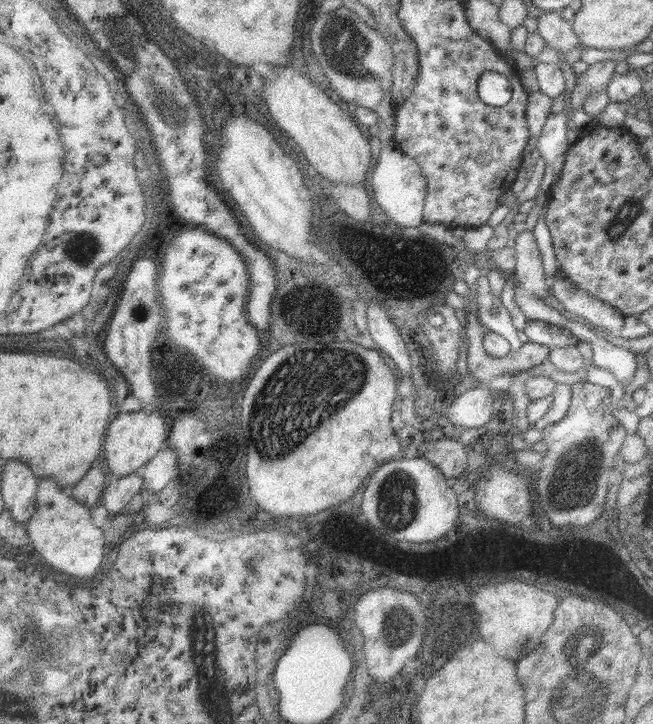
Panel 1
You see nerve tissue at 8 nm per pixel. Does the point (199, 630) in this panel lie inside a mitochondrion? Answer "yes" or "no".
yes

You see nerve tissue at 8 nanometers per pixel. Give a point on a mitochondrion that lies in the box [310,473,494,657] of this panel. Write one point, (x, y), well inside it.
(458, 627)

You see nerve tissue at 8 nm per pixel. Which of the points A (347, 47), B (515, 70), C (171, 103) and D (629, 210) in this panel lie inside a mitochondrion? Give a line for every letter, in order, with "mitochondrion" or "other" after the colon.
A: mitochondrion
B: other
C: mitochondrion
D: mitochondrion

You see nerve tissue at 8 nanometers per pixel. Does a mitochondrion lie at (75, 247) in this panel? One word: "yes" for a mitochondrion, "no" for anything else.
yes

